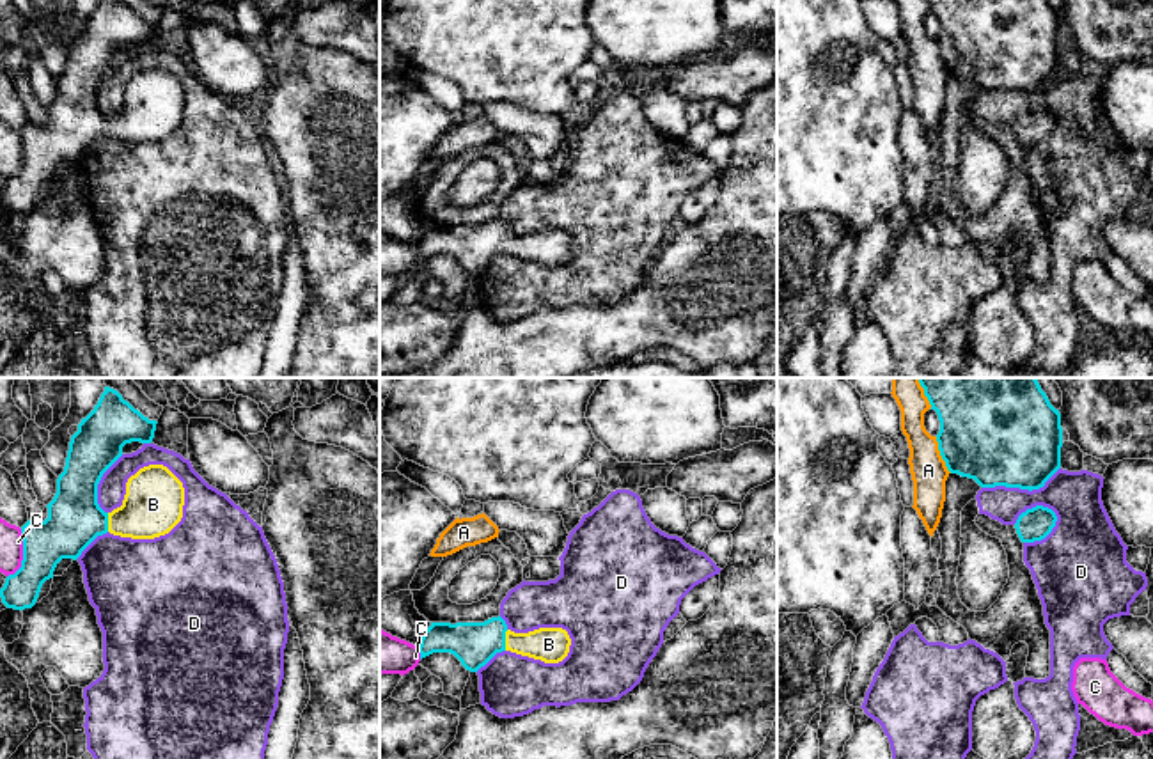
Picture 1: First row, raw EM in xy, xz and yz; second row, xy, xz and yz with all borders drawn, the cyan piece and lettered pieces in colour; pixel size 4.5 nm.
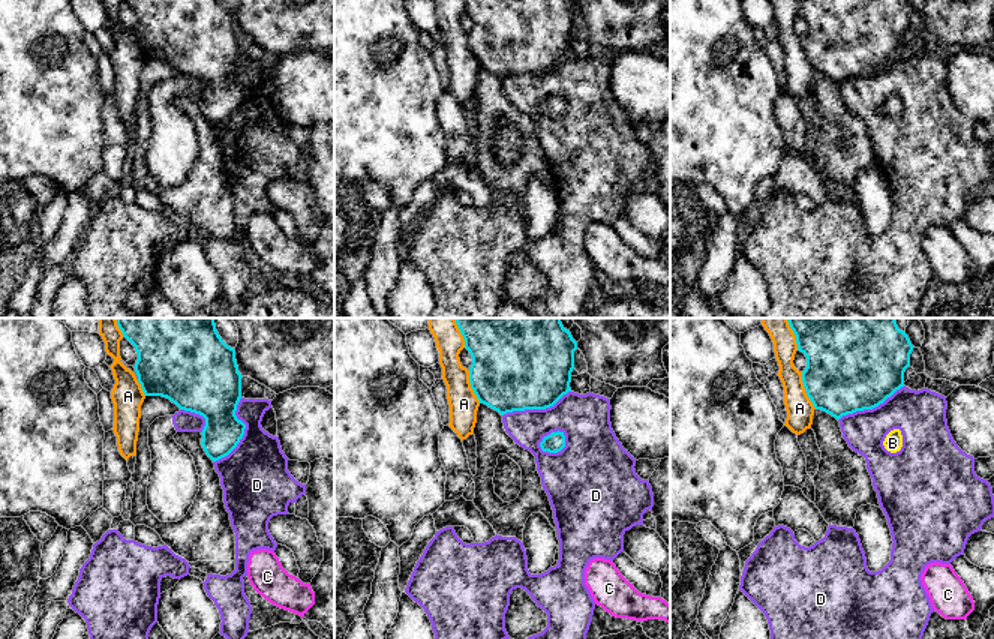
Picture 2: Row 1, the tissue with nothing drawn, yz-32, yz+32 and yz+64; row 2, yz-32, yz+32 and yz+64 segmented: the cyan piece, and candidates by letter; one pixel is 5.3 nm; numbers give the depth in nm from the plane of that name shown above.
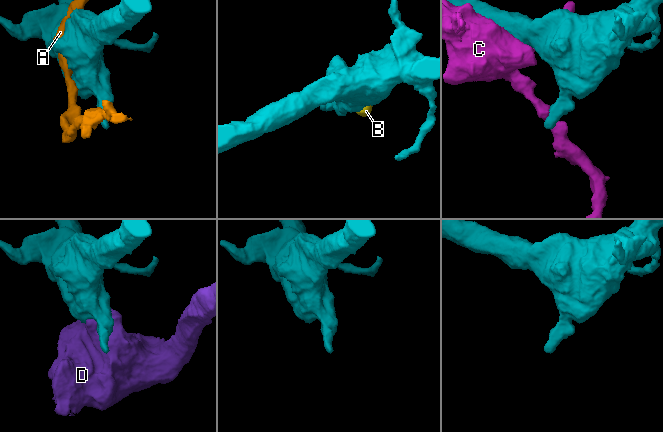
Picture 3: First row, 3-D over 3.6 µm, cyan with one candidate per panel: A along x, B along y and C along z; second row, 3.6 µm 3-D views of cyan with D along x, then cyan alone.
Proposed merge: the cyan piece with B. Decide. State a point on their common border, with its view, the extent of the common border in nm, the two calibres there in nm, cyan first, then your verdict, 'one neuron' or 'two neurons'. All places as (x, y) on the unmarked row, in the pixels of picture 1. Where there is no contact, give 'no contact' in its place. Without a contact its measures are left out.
xz (504, 243) | 100 nm | 200/160 nm | one neuron

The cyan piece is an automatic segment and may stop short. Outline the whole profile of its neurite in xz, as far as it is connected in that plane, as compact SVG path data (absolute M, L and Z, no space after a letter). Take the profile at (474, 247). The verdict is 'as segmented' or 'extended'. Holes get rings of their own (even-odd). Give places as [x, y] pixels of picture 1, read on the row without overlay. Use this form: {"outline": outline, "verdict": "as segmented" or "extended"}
{"outline": "M498 218L484 225L431 225L420 241L419 255L420 262L433 255L451 255L467 273L477 275L502 254L559 266L568 259L569 248L571 241L562 231L514 236Z", "verdict": "extended"}

